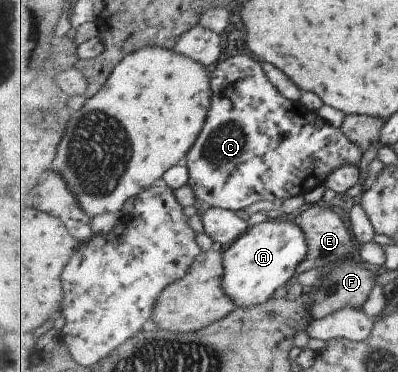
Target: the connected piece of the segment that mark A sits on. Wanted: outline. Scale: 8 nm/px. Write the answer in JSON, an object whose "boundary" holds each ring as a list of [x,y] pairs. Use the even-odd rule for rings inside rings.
{"boundary":[[[279,216],[250,227],[224,254],[224,289],[237,301],[237,308],[246,309],[261,306],[278,288],[289,286],[295,280],[297,269],[309,255],[309,241],[294,218]]]}

